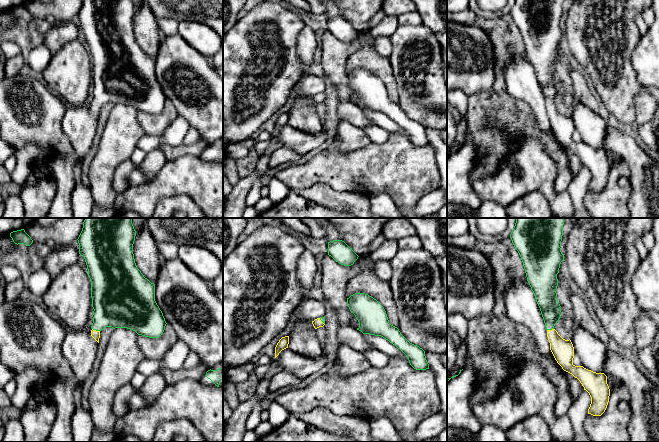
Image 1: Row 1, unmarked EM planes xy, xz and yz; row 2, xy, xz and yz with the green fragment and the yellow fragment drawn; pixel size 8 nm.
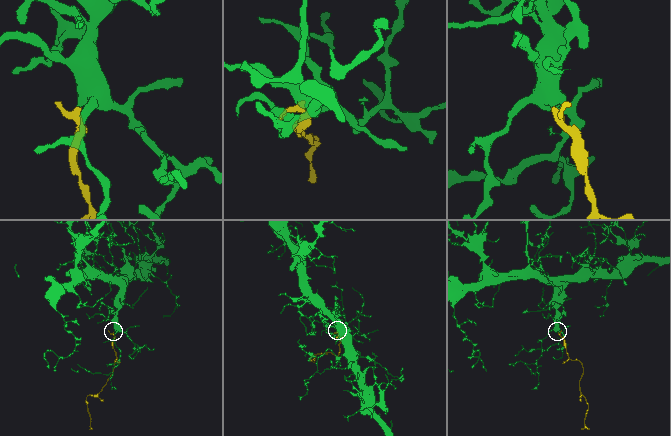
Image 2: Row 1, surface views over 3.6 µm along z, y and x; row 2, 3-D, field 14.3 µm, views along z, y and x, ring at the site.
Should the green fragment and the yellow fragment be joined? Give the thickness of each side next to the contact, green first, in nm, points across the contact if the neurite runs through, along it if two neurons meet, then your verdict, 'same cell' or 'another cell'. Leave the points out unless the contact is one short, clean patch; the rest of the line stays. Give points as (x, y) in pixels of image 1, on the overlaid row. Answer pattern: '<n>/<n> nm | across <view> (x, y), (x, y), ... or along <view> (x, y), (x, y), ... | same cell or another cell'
340/70 nm | across xy (116, 306), (97, 325), (96, 330), (95, 334) | same cell

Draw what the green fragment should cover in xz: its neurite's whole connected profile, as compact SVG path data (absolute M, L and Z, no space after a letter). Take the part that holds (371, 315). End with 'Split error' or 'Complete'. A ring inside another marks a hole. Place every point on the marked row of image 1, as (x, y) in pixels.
M355 293L347 298L347 304L359 322L357 330L388 340L407 356L414 369L429 369L425 351L410 343L397 327L389 323L384 307L376 299L365 293Z. Complete

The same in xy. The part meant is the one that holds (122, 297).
M85 218L82 231L78 237L79 254L84 257L88 276L91 281L91 298L93 323L91 336L99 343L100 331L106 327L127 328L138 335L159 338L166 326L162 311L155 301L155 284L151 283L137 268L133 244L136 231L131 218Z. Split error

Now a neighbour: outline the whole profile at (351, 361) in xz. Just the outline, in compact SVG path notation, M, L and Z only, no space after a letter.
M340 345L336 361L340 365L340 375L349 377L357 373L363 372L371 367L365 358L364 352L360 352L347 345Z

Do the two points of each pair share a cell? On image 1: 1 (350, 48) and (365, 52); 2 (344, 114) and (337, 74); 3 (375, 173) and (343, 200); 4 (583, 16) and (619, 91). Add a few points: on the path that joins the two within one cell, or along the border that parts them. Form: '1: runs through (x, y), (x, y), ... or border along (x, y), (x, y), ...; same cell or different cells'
1: border along (358, 34), (359, 47), (347, 59), (347, 72); different cells
2: border along (340, 100), (348, 100), (356, 105); different cells
3: border along (330, 186), (340, 191), (361, 193), (368, 198); different cells
4: runs through (597, 34), (611, 72); same cell

